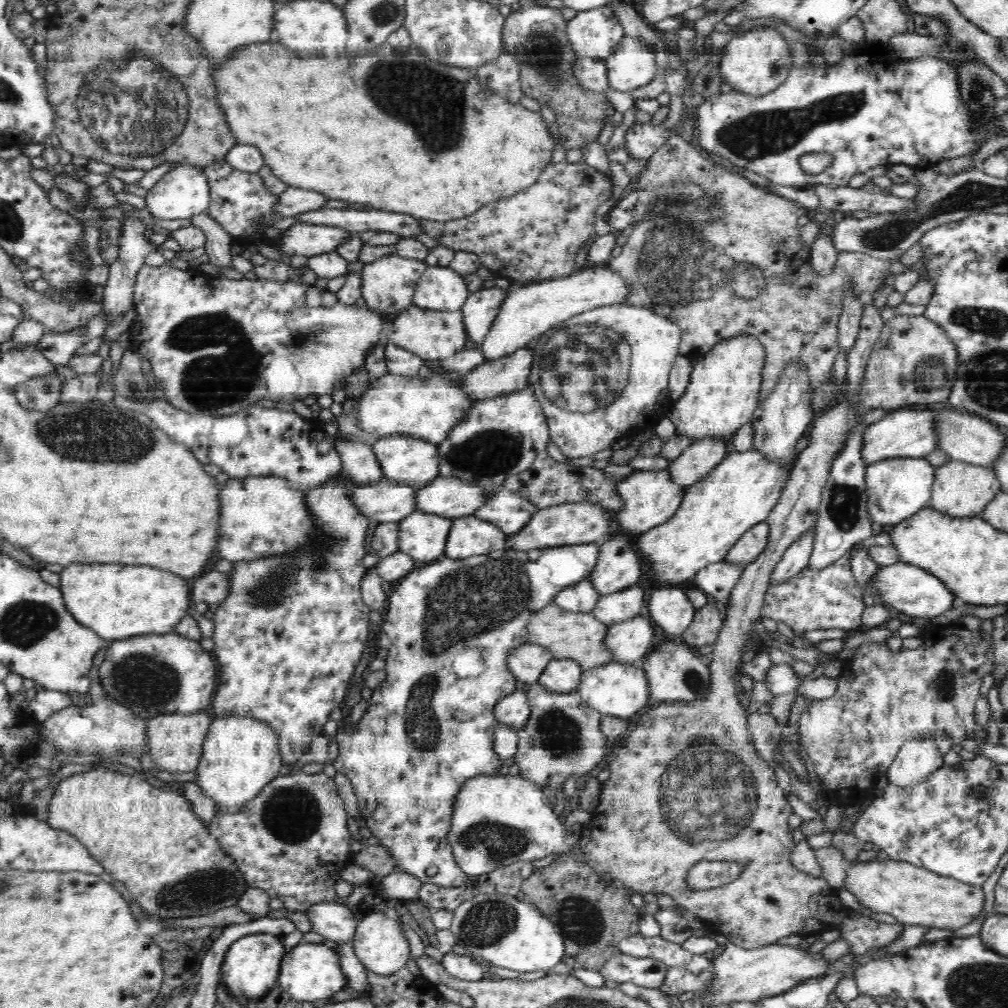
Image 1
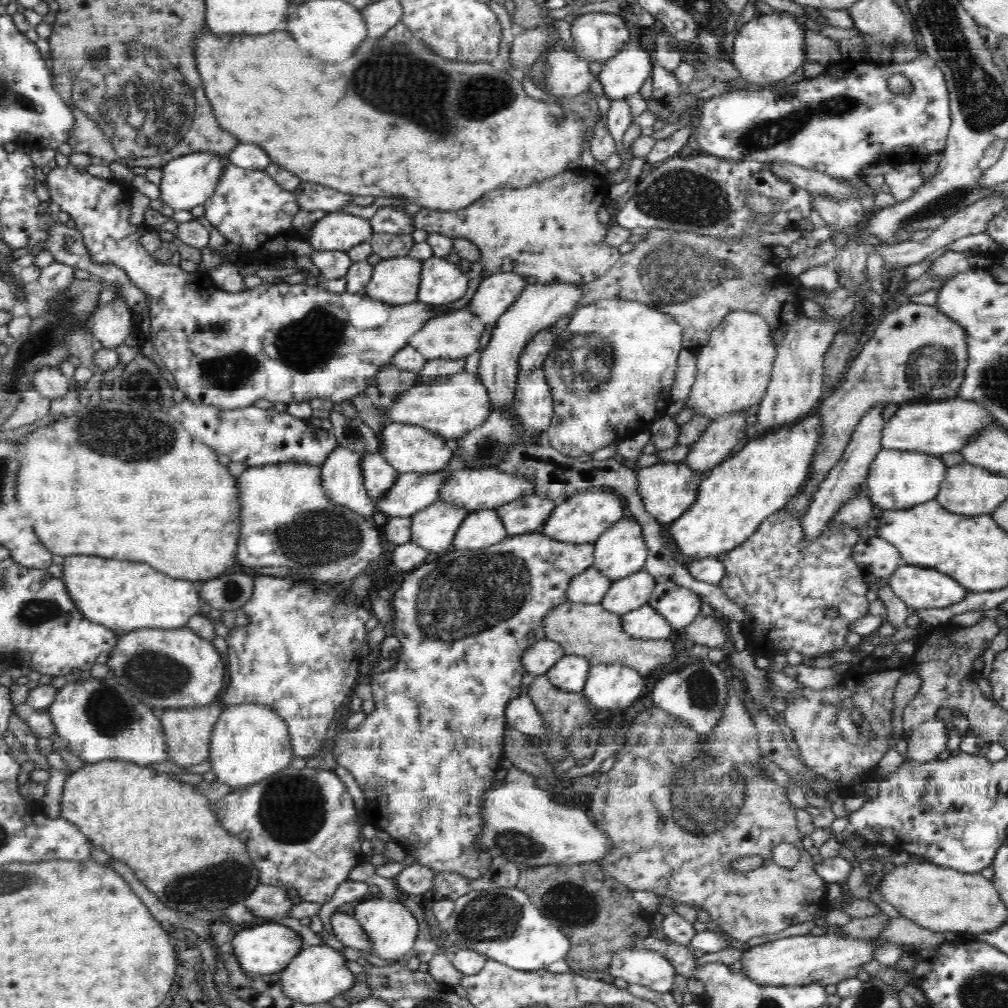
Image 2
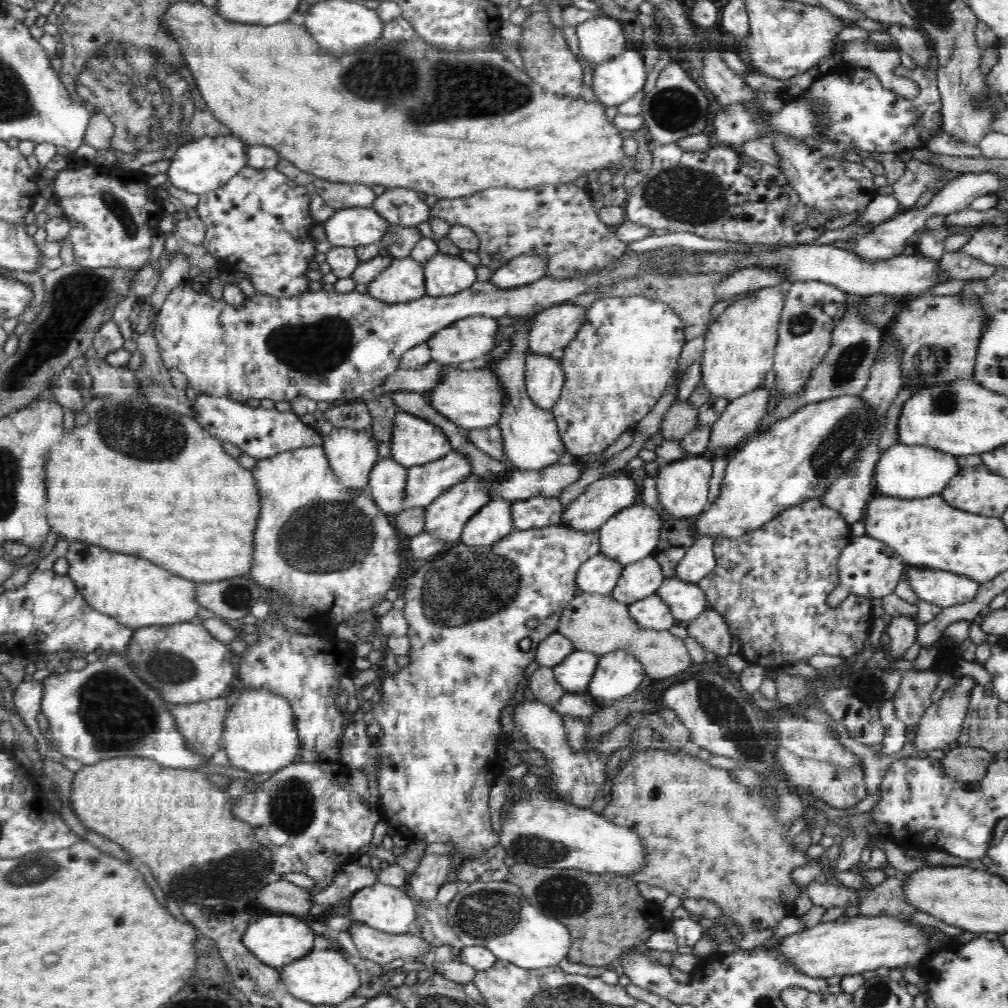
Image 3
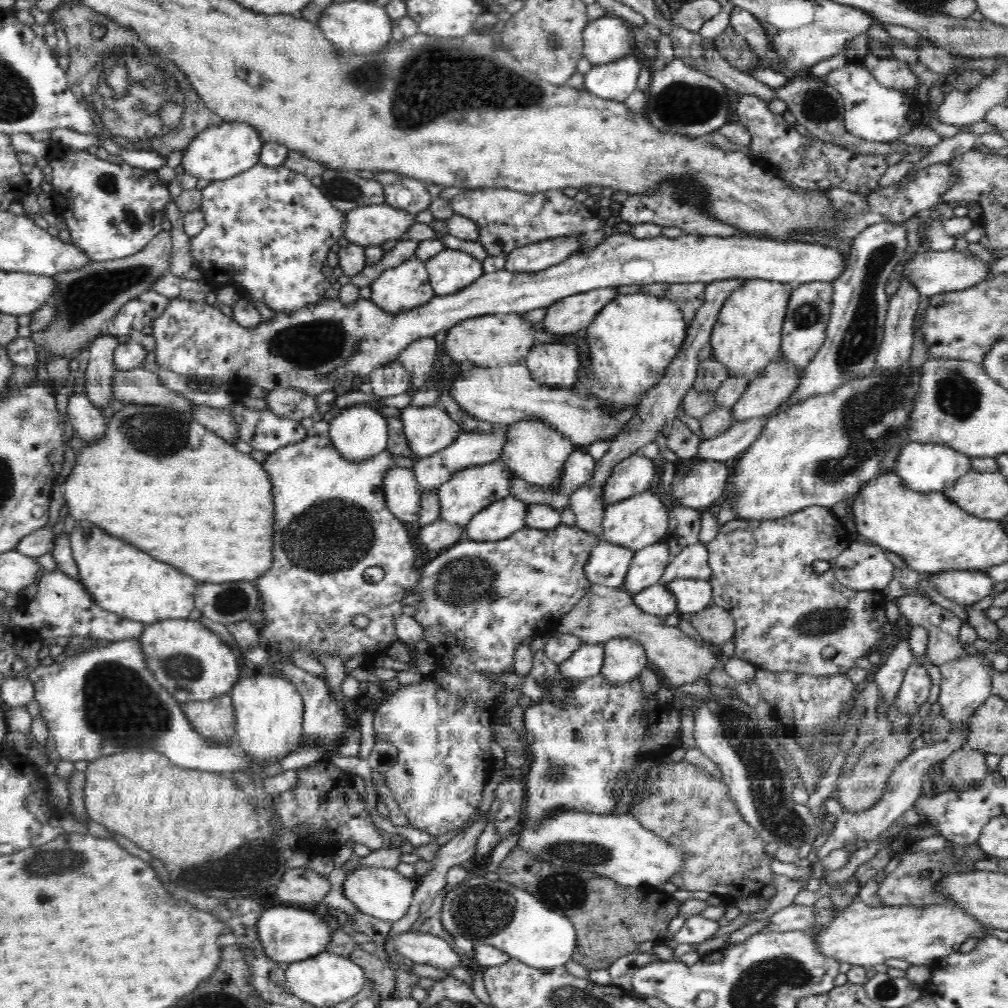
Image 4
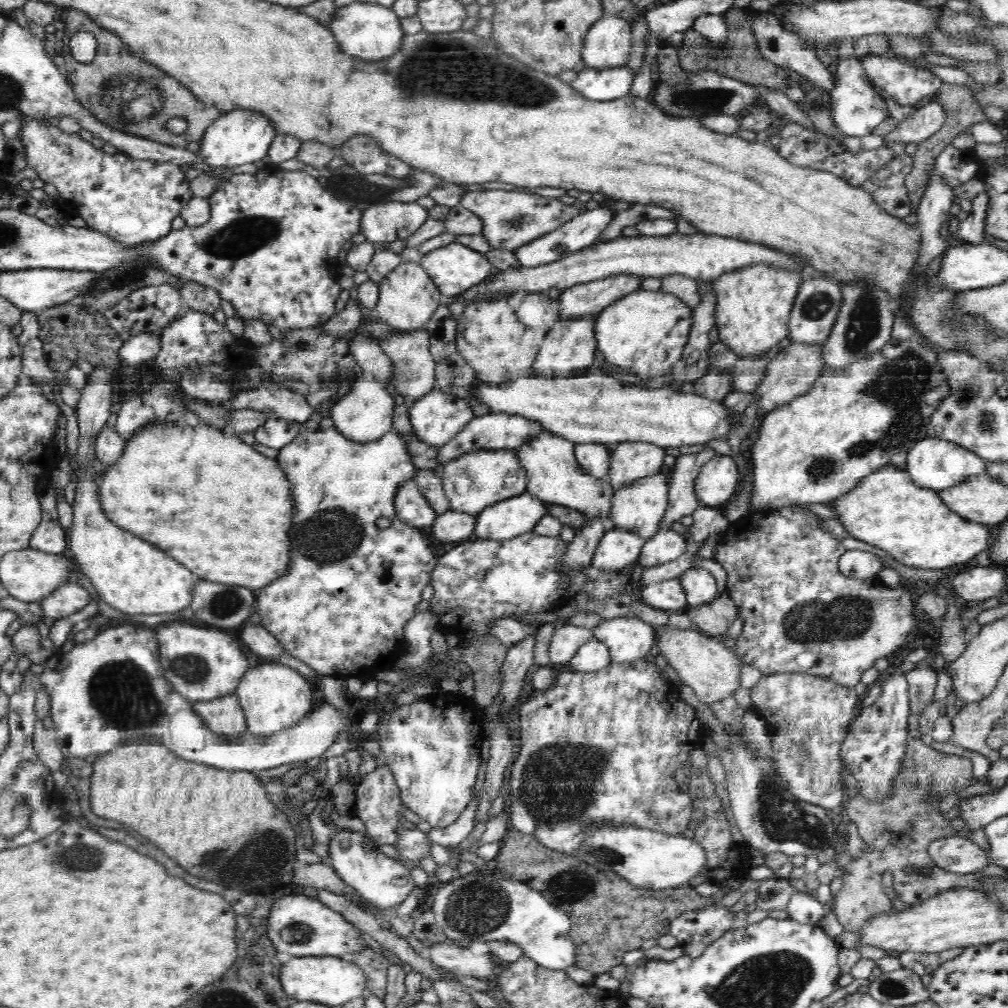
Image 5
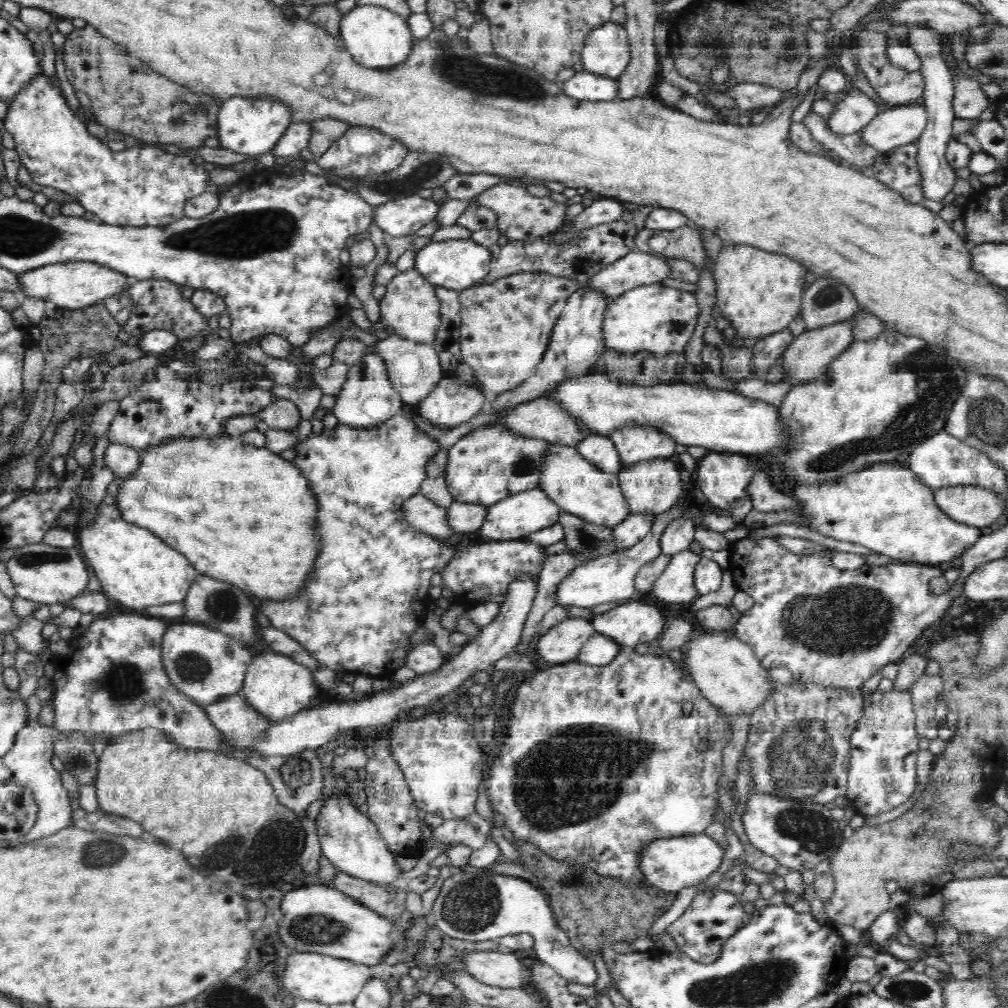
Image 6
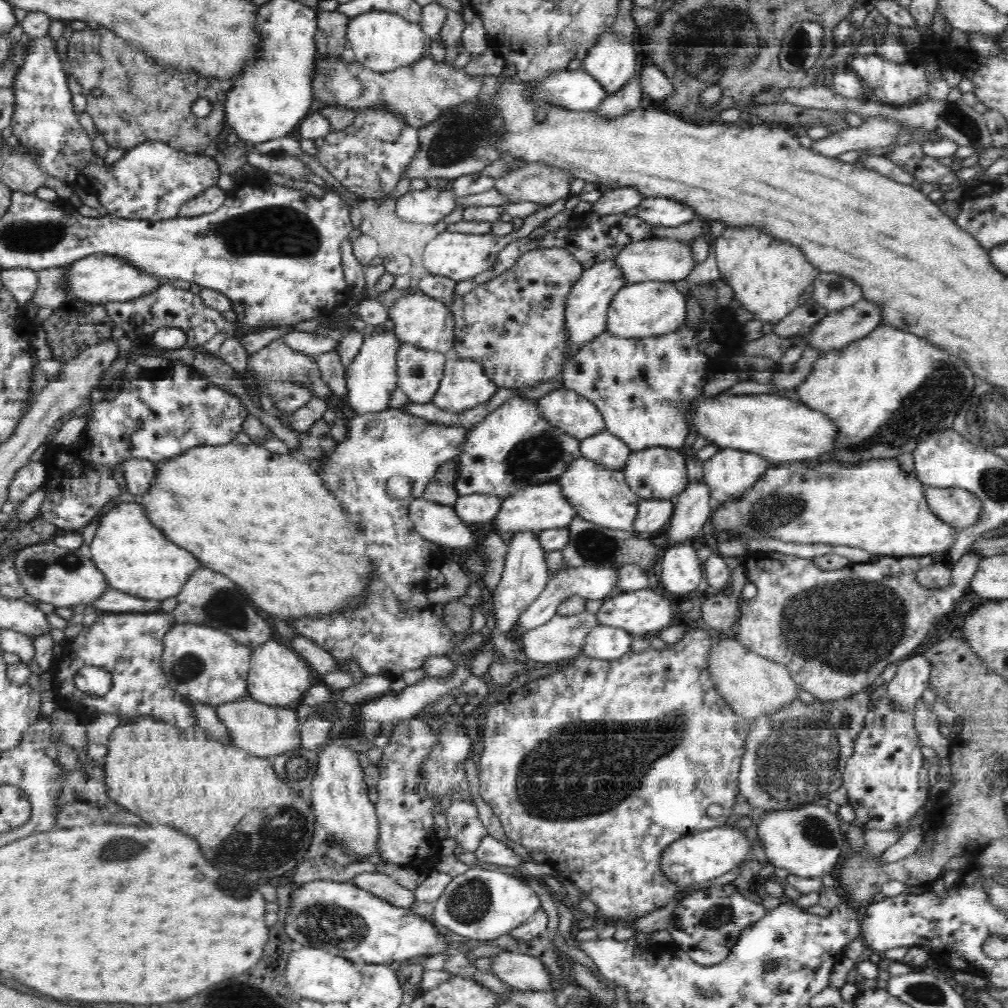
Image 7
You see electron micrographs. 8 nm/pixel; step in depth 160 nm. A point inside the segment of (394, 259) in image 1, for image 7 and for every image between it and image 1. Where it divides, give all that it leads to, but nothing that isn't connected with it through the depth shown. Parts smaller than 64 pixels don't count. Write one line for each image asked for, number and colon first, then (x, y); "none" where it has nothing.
2: (396, 281)
3: (403, 281)
4: (406, 287)
5: (407, 299)
6: (410, 308)
7: (418, 319)

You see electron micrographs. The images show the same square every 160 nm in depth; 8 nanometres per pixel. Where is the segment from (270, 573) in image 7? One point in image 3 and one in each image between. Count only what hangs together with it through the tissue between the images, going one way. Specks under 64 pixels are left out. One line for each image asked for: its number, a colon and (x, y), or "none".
3: (142, 479)
4: (180, 491)
5: (212, 501)
6: (243, 514)

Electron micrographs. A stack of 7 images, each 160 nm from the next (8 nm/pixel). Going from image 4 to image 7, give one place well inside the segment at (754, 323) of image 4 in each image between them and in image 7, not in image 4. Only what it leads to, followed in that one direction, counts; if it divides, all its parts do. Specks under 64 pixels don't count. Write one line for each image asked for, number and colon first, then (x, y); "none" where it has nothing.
5: (754, 303)
6: (759, 292)
7: (767, 276)

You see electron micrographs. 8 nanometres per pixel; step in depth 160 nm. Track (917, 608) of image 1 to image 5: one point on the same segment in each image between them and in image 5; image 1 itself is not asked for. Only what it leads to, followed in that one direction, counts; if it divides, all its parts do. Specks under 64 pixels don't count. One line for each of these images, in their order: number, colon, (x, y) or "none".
2: (918, 587)
3: (945, 589)
4: (966, 587)
5: (980, 583)

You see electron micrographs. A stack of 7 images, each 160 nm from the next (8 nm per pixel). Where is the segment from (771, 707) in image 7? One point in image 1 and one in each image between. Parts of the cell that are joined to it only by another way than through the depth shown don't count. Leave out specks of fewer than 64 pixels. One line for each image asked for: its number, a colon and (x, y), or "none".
1: (580, 636)
2: (587, 630)
3: (599, 623)
4: (602, 613)
5: (713, 671)
6: (726, 670)

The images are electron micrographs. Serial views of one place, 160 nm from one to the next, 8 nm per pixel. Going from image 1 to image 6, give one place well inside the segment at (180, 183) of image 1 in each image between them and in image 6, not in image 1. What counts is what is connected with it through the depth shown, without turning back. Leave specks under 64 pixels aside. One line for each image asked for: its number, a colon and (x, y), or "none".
2: (188, 181)
3: (200, 166)
4: (220, 152)
5: (242, 136)
6: (252, 125)

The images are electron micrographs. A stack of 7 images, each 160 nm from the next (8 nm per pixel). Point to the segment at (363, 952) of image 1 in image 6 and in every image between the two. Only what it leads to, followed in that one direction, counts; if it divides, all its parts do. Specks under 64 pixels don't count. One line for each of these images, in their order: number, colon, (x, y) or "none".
2: (392, 929)
3: (385, 908)
4: (381, 892)
5: (384, 882)
6: (349, 839)

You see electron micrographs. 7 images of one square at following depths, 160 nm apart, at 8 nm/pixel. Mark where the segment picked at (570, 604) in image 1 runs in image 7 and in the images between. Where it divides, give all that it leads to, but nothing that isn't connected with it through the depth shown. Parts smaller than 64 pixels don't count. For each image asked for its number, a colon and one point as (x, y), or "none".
2: (588, 587)
3: (598, 575)
4: (608, 564)
5: (618, 548)
6: (634, 527)
7: (653, 514)

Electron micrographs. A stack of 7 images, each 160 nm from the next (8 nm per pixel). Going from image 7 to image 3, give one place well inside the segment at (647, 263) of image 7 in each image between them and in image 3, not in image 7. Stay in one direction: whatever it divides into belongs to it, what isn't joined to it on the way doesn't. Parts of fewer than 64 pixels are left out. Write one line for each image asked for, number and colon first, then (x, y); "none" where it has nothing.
3: (552, 329)
4: (569, 315)
5: (585, 298)
6: (636, 268)

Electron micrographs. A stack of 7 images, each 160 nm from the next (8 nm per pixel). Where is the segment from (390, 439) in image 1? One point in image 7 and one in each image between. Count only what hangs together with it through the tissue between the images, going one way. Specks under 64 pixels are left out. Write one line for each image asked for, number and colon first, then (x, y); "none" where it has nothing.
2: (409, 447)
3: (414, 440)
4: (428, 429)
5: (437, 417)
6: (453, 401)
7: (464, 384)

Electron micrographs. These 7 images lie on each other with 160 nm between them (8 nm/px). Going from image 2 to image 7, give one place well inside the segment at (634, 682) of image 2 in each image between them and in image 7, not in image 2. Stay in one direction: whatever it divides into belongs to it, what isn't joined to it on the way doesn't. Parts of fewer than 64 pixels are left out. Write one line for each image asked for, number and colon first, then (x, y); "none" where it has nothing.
3: (619, 673)
4: (625, 657)
5: (628, 637)
6: (640, 621)
7: (645, 610)

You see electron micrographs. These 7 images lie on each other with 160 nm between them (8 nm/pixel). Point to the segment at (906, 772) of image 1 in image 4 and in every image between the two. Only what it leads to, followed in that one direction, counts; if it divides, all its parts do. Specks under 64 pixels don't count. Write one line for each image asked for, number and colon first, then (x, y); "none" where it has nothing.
2: (926, 741)
3: (943, 721)
4: (965, 685)

